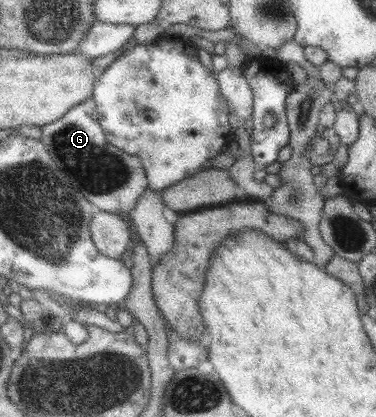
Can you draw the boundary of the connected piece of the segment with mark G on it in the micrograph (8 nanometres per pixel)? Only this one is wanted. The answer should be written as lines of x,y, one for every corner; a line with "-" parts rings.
93,97
71,107
57,122
48,124
41,129
41,139
49,146
54,159
58,162
59,168
65,173
67,179
71,180
74,188
84,198
90,200
91,205
97,206
100,211
130,214
131,210
137,206
139,198
147,192
148,182
142,160
136,156
128,155
106,139
105,129
98,119
98,107

